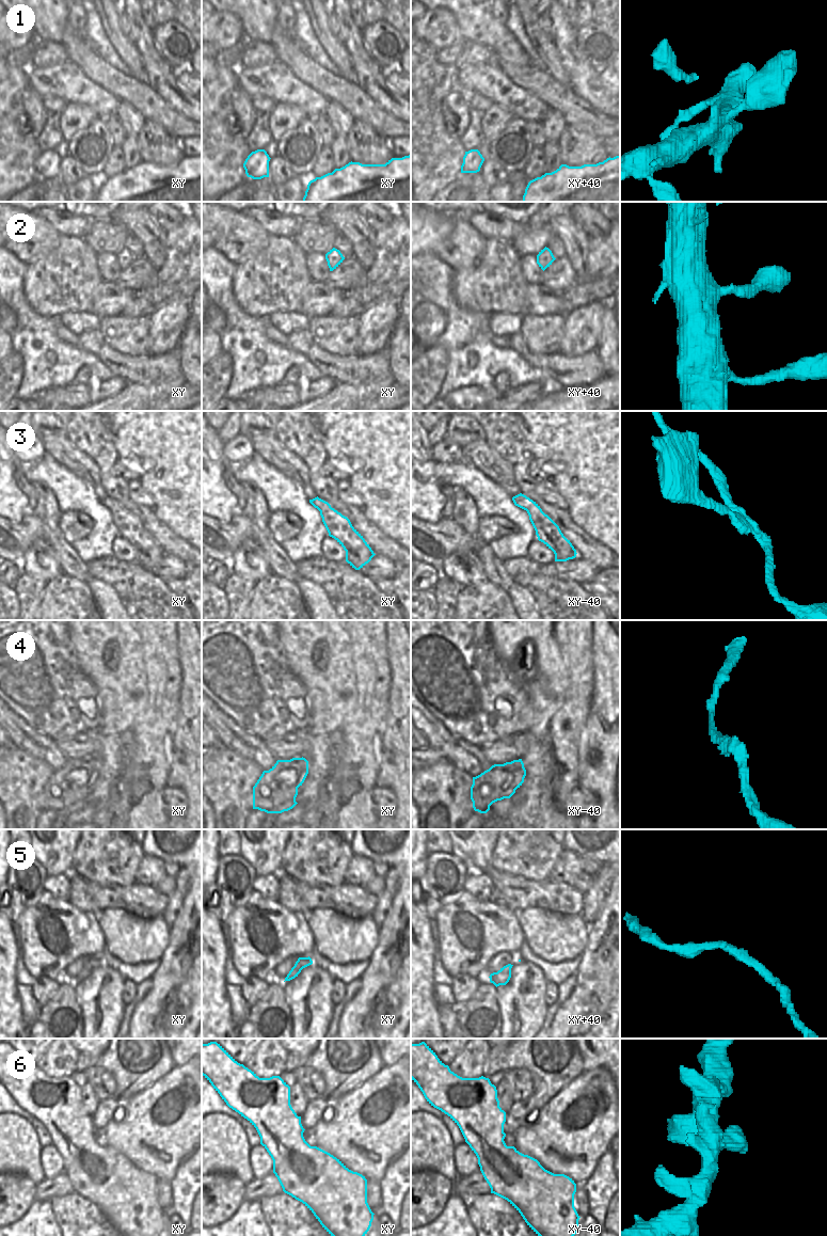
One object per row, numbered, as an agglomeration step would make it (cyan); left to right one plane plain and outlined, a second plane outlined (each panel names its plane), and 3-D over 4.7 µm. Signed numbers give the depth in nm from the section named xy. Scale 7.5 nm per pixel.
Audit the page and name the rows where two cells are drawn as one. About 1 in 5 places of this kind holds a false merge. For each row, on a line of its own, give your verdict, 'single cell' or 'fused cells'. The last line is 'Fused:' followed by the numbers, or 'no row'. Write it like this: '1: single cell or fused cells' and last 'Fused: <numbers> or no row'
1: single cell
2: single cell
3: fused cells
4: single cell
5: single cell
6: single cell
Fused: 3

